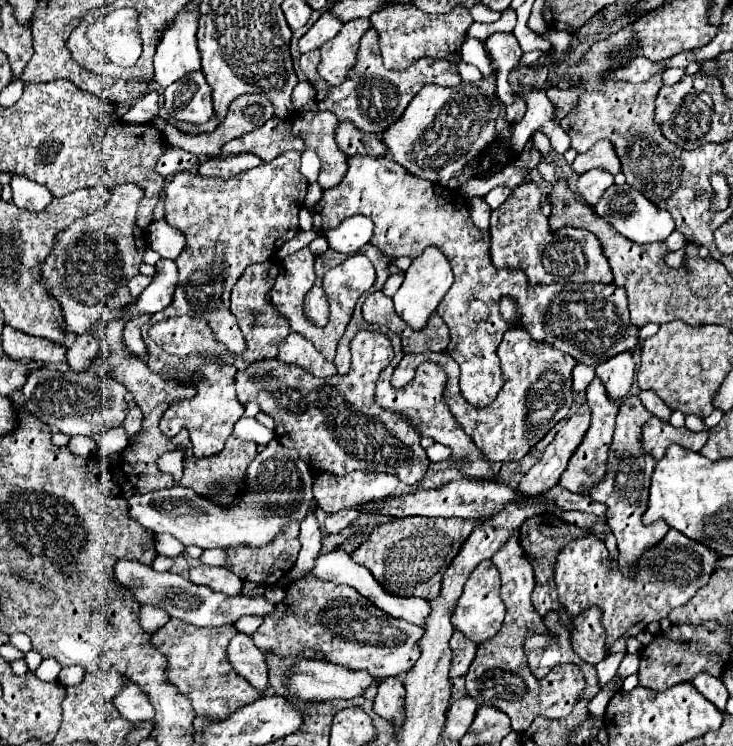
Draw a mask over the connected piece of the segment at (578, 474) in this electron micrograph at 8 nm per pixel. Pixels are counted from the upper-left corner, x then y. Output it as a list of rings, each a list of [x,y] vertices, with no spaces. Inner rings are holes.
[[[595,378],[589,388],[587,388],[587,402],[591,406],[591,428],[587,430],[581,446],[575,450],[575,454],[569,460],[569,468],[563,472],[559,486],[589,496],[589,488],[593,488],[593,484],[597,484],[597,480],[605,478],[605,464],[607,464],[607,450],[611,444],[611,436],[613,436],[613,428],[615,428],[615,416],[619,410],[619,404],[607,398],[605,386],[601,384],[599,378]]]

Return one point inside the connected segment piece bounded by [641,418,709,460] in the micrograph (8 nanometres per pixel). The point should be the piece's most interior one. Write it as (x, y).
(657, 436)

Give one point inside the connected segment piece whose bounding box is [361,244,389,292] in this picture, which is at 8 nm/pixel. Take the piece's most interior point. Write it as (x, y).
(379, 261)

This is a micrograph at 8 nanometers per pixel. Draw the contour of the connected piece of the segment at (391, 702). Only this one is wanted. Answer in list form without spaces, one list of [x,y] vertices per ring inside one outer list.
[[[397,678],[381,680],[377,698],[373,702],[375,712],[381,718],[389,720],[399,730],[403,726],[403,722],[405,722],[403,706],[405,706],[405,688],[403,688],[403,684]]]

